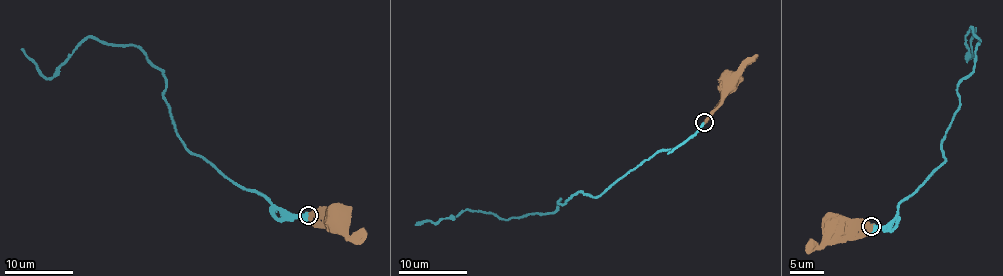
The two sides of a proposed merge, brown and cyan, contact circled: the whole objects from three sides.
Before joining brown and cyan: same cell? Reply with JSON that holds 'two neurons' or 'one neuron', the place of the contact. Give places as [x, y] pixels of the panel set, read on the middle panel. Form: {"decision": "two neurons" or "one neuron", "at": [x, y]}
{"decision": "one neuron", "at": [704, 122]}

